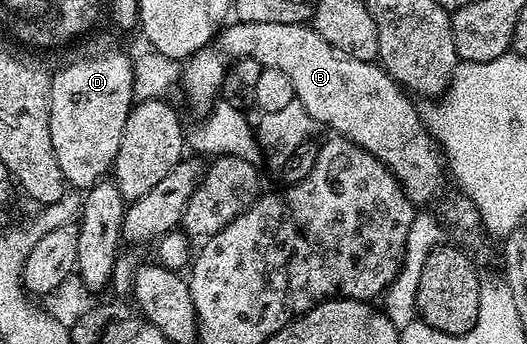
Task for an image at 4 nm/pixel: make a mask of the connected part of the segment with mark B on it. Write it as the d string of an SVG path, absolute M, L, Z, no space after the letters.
M240 20L234 23L234 26L226 25L216 41L204 50L194 53L182 69L181 86L189 93L189 102L195 109L205 112L213 106L225 75L226 60L254 58L262 68L277 66L279 72L287 72L295 98L303 102L307 112L322 127L330 126L334 135L351 139L355 145L362 146L367 152L371 152L371 156L378 158L397 177L399 184L405 189L405 195L414 204L431 201L444 188L445 182L447 183L447 163L440 146L429 135L429 129L421 118L421 110L413 107L414 99L376 61L355 60L355 56L327 44L327 40L323 40L323 36L319 36L319 32L309 24L267 24Z

